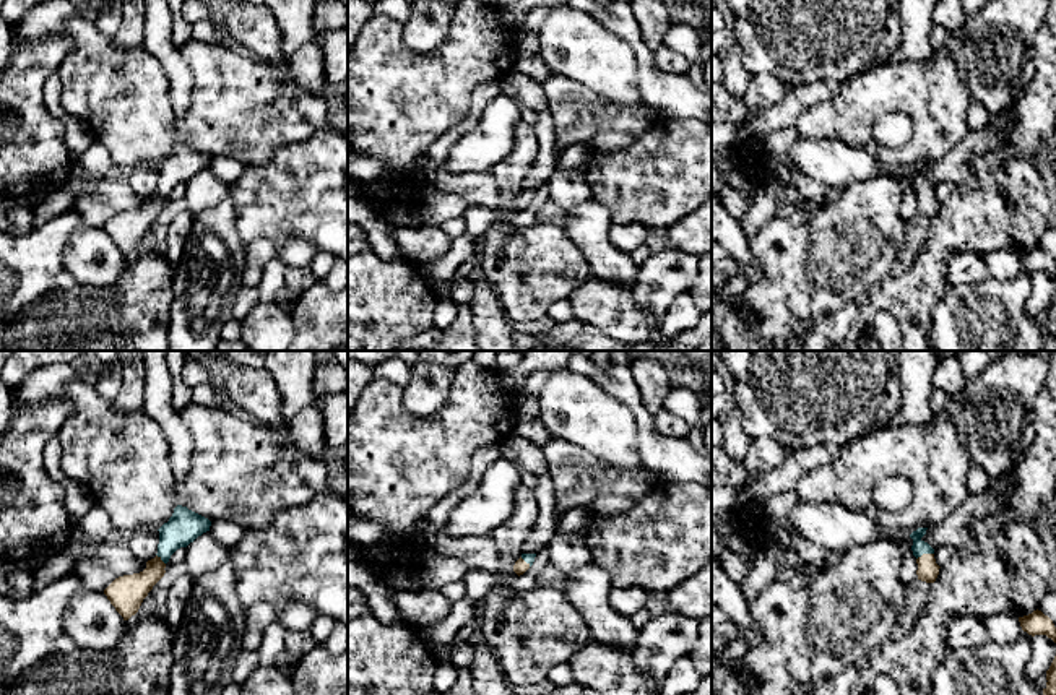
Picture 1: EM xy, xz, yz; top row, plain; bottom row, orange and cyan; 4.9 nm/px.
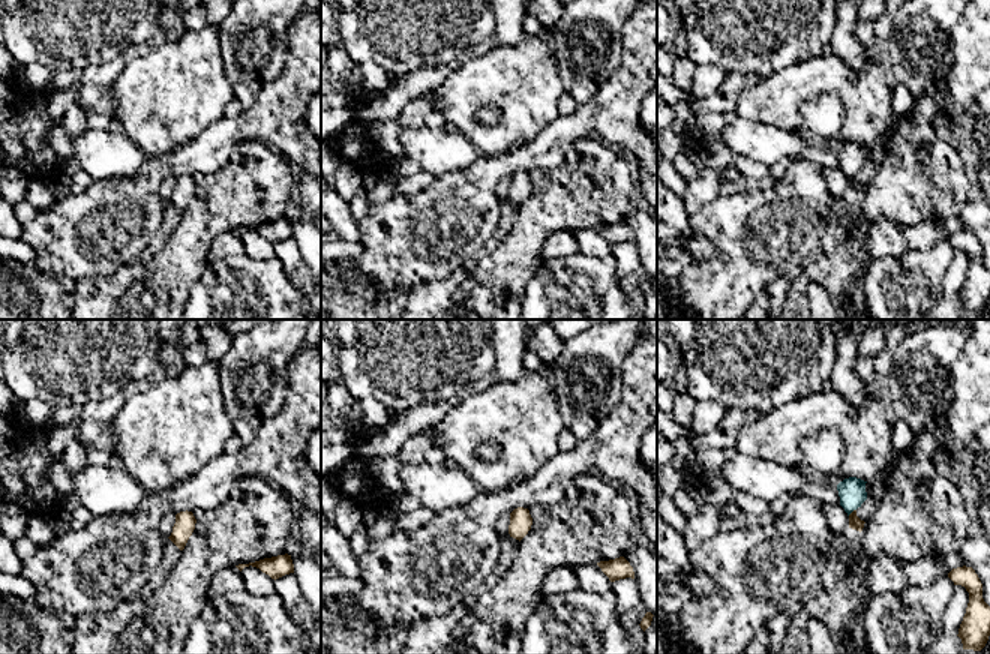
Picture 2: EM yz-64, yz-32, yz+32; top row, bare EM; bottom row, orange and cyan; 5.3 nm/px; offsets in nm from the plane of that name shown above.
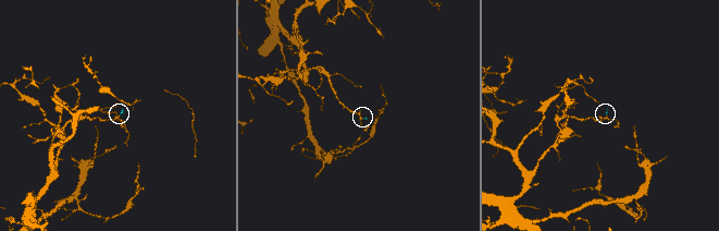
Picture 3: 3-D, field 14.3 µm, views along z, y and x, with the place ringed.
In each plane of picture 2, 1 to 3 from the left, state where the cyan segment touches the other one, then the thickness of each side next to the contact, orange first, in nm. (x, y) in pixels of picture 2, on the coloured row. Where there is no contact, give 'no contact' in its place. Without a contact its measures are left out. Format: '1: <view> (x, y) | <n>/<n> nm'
1: no contact
2: no contact
3: yz+32 (852, 512) | 70/150 nm

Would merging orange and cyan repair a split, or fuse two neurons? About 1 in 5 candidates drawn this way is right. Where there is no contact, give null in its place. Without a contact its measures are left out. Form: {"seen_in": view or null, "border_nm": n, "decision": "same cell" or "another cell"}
{"seen_in": "yz", "border_nm": 90, "decision": "same cell"}

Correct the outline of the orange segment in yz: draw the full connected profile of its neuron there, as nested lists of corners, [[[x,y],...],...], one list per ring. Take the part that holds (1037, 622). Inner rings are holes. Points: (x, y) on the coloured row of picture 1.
[[[1033,611],[1028,615],[1019,617],[1020,627],[1028,635],[1046,635],[1056,643],[1056,627],[1053,620],[1045,615],[1041,611]]]

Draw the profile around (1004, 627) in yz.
[[[999,612],[981,619],[989,640],[1011,643],[1020,633],[1022,627],[1015,612]]]

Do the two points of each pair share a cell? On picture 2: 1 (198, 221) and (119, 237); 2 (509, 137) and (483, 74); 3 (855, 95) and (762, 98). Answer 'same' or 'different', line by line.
1: different
2: same
3: same

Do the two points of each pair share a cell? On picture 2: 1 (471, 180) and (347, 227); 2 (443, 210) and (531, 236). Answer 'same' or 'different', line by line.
1: different
2: different

